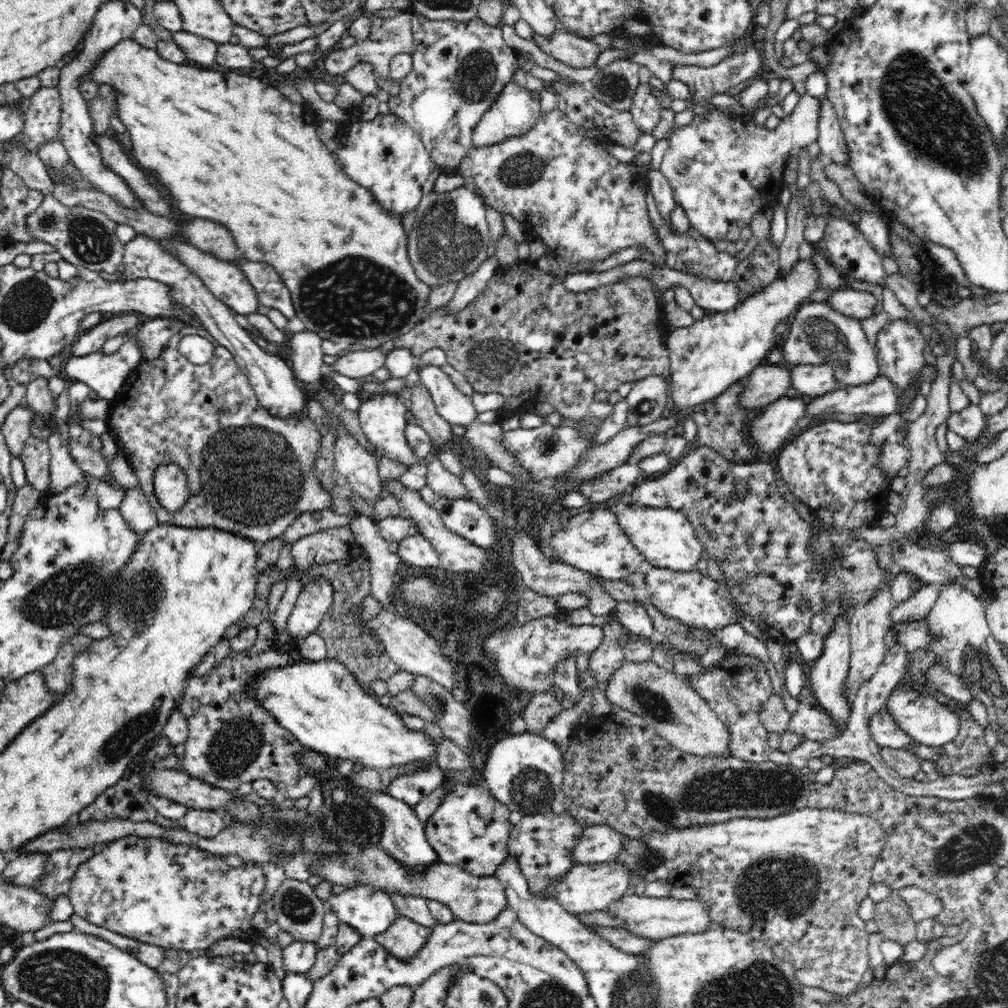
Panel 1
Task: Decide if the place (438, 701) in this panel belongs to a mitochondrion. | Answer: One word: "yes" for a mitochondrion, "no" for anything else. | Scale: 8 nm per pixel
yes

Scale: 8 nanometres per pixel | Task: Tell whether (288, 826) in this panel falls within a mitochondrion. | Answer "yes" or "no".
yes

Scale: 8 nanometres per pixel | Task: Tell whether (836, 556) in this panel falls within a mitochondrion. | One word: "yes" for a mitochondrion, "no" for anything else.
no

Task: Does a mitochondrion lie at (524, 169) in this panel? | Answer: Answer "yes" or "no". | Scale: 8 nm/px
yes

